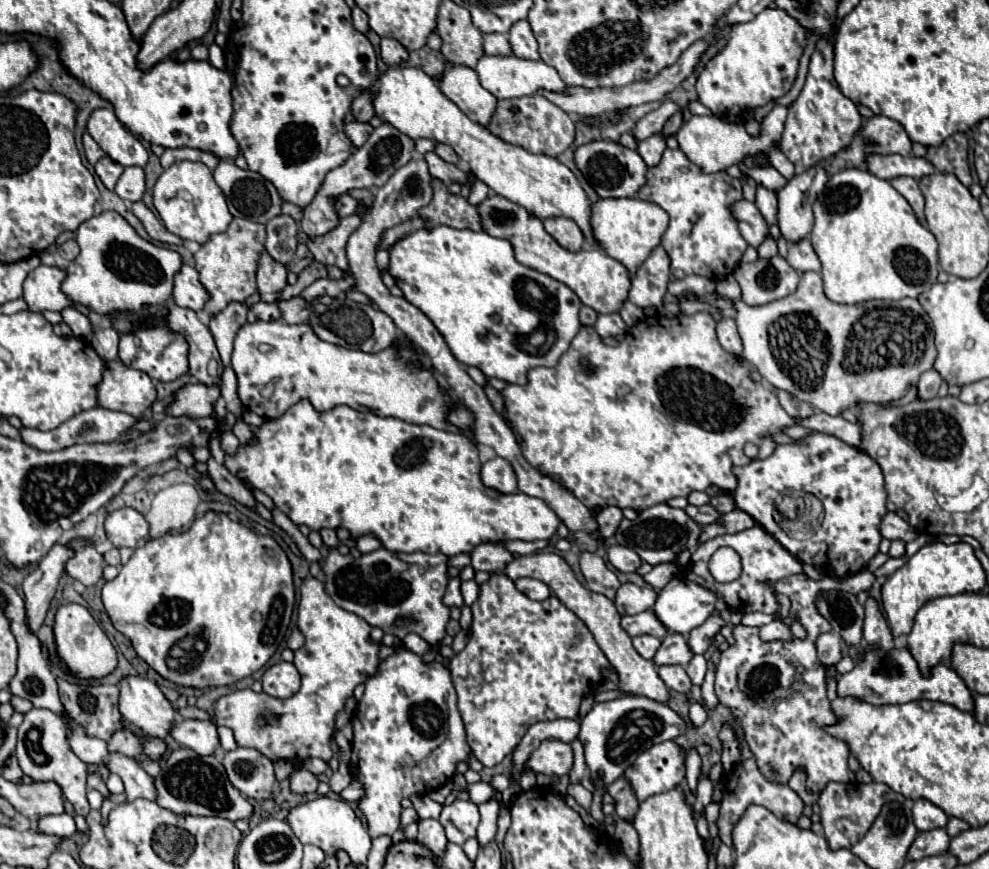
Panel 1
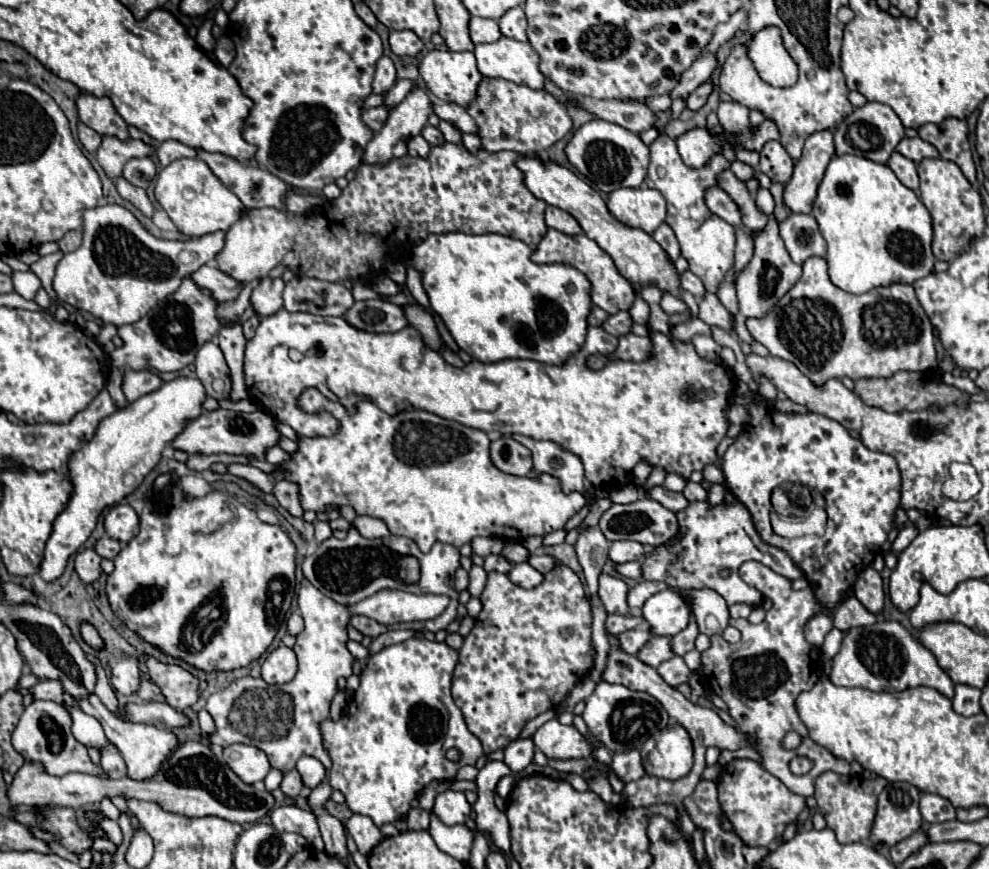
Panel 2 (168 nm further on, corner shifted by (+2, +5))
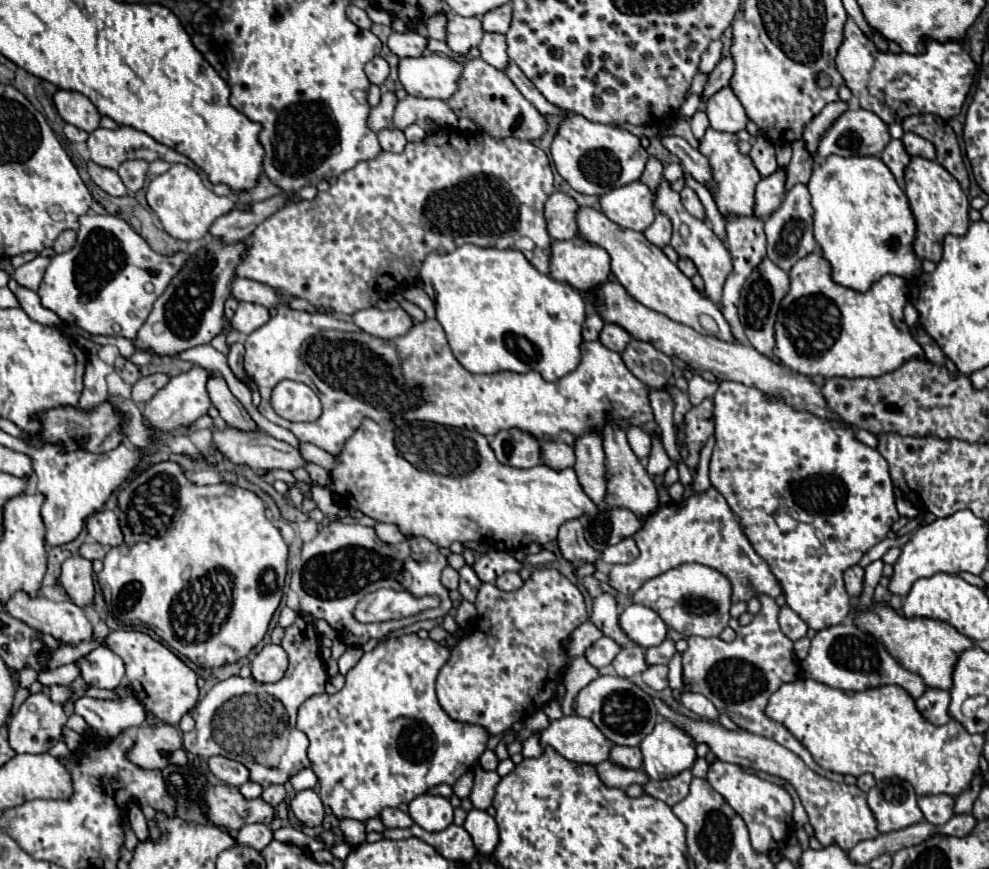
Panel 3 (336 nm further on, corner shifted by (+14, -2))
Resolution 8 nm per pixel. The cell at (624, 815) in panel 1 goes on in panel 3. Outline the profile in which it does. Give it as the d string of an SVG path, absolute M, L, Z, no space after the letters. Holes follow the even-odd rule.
M612 747L610 761L622 769L638 771L642 767L642 753L638 751L638 747Z

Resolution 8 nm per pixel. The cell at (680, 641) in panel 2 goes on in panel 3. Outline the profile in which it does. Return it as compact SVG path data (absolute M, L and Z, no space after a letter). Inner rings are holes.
M666 639L664 643L646 649L646 663L648 665L668 665L668 661L674 657L676 647L672 639Z

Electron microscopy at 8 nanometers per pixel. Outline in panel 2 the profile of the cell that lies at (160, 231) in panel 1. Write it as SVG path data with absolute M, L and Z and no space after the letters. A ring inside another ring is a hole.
M122 176L116 180L116 188L118 188L118 194L120 194L122 198L130 200L130 202L132 202L138 210L142 210L146 216L152 216L154 208L152 208L152 202L148 200L144 188L138 188L138 186L130 184L130 182L128 182L126 178L122 178Z

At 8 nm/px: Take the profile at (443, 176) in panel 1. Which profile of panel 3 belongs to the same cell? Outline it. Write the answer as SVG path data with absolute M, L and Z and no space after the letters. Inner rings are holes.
M386 129L386 131L380 131L378 133L378 141L380 141L380 147L384 151L392 151L392 153L402 153L404 147L406 147L406 137L402 131L394 131L394 129Z

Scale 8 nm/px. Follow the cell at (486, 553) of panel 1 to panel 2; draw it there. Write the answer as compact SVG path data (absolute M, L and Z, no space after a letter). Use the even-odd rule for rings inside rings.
M508 542L506 548L502 550L502 556L506 556L512 564L518 564L518 562L526 562L530 558L530 552L520 542Z

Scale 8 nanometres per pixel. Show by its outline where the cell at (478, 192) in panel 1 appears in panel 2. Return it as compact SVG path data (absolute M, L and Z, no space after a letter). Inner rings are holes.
M486 76L482 78L482 84L478 84L478 96L474 98L474 104L470 104L468 114L474 118L482 148L488 152L512 150L542 154L572 128L566 108L548 92L532 90L524 84L510 84L510 80L490 80Z

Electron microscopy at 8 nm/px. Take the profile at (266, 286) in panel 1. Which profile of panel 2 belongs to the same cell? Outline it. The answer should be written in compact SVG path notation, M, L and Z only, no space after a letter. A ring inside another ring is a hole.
M264 278L252 292L252 306L254 312L264 318L272 316L282 308L282 290L284 290L284 280L282 278Z

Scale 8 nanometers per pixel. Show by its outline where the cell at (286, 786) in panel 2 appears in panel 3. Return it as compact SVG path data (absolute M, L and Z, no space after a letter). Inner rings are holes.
M270 785L264 789L262 793L262 799L270 805L280 805L284 799L286 799L286 789L284 785Z

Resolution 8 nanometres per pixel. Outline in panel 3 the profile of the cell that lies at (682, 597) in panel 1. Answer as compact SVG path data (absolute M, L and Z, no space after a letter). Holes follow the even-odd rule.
M632 603L622 611L620 627L634 643L638 643L644 649L662 643L668 631L666 623L660 619L660 615L654 609L638 603Z

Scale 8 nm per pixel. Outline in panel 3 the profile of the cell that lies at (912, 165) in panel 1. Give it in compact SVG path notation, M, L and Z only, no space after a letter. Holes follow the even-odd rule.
M904 133L902 143L904 143L904 149L910 157L924 157L924 159L930 159L930 161L932 161L932 157L936 157L936 151L932 153L934 145L930 141L914 135L914 133Z

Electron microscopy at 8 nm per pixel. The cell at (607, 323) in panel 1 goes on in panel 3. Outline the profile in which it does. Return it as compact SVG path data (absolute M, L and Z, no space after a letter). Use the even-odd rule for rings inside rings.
M606 323L602 333L600 333L600 343L604 347L610 347L616 353L620 353L628 341L630 341L630 333L616 323Z

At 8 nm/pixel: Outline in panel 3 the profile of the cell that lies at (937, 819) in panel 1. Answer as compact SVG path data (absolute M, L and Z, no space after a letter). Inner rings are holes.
M928 795L928 797L918 797L918 807L924 813L924 819L932 825L942 825L948 823L948 819L954 815L954 799L948 795Z

